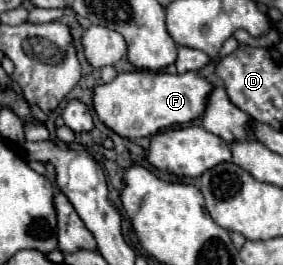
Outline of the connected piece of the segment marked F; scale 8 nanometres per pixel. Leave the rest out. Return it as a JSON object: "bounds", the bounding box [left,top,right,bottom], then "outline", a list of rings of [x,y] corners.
{"bounds":[93,70,215,138],"outline":[[[135,70],[135,72],[119,74],[109,84],[97,86],[93,94],[93,106],[99,120],[119,136],[143,138],[143,136],[153,136],[163,128],[181,126],[199,118],[205,112],[207,98],[213,92],[213,88],[215,84],[211,82],[211,78],[199,72],[155,74],[149,70]]]}

